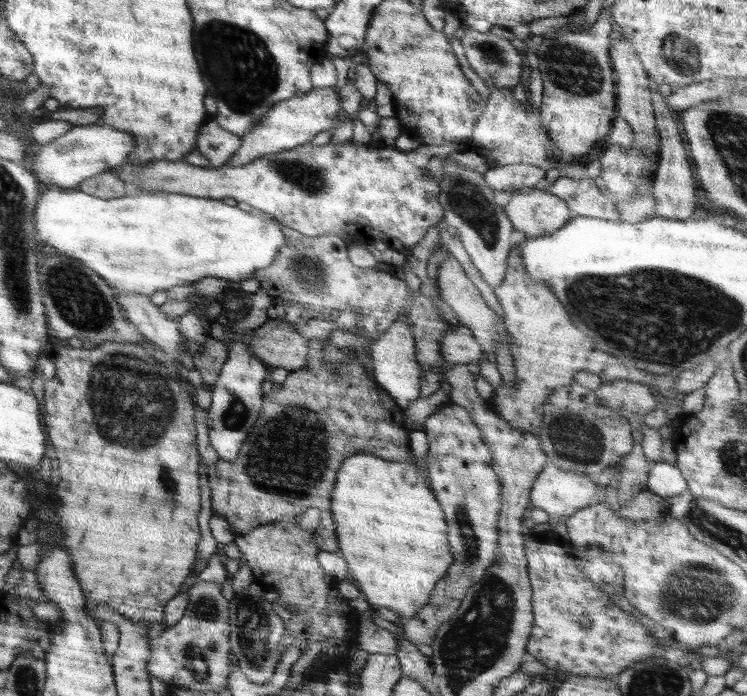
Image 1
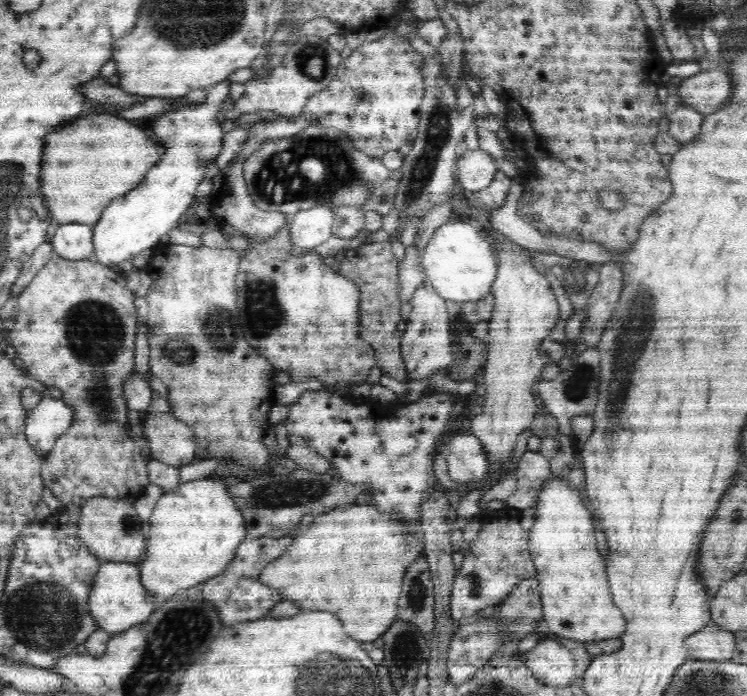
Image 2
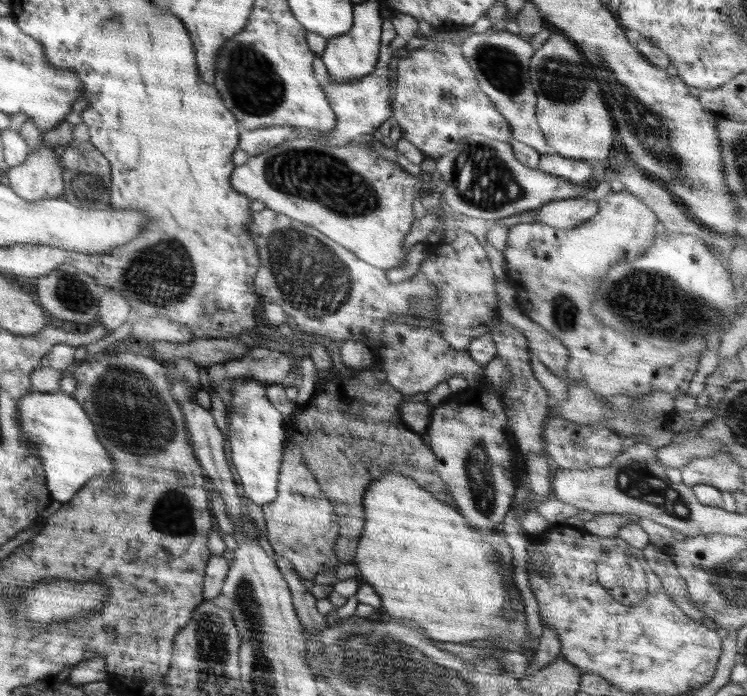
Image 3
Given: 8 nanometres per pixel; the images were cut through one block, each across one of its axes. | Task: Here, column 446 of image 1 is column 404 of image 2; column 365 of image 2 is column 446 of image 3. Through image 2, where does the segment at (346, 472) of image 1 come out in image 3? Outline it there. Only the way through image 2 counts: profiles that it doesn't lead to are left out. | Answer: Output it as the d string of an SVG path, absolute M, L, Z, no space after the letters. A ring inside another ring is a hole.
M384 472L381 478L371 483L371 486L367 489L365 496L363 497L364 515L365 515L365 528L360 536L360 543L356 550L356 557L353 559L353 563L357 566L358 571L366 583L372 586L375 592L380 594L382 598L382 608L386 608L386 612L390 614L390 617L394 620L402 620L402 618L408 618L408 620L414 620L418 622L418 625L424 630L424 633L428 637L444 642L472 642L472 640L486 640L490 636L498 636L505 640L511 640L512 642L532 642L532 638L528 635L526 610L524 609L524 601L521 596L518 595L518 599L512 599L512 606L514 606L513 616L511 620L503 620L501 615L503 614L504 606L510 602L508 597L508 588L515 586L512 575L514 574L514 562L512 548L505 540L505 534L500 527L496 527L492 532L488 534L480 534L476 532L474 528L470 528L470 524L464 520L464 516L460 516L452 506L446 506L442 504L440 500L436 500L432 494L426 490L419 488L418 484L415 484L411 479L401 476L400 472Z

